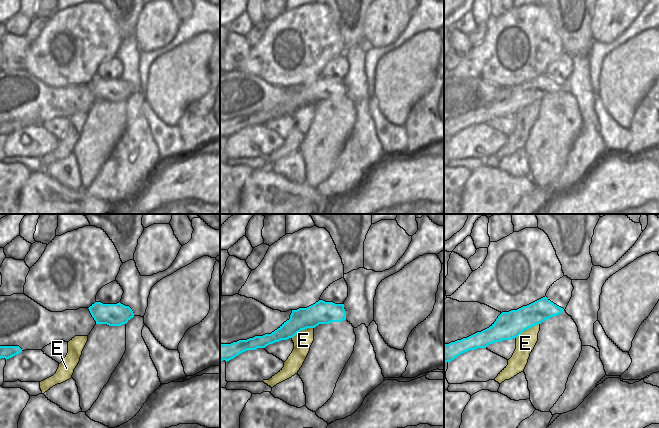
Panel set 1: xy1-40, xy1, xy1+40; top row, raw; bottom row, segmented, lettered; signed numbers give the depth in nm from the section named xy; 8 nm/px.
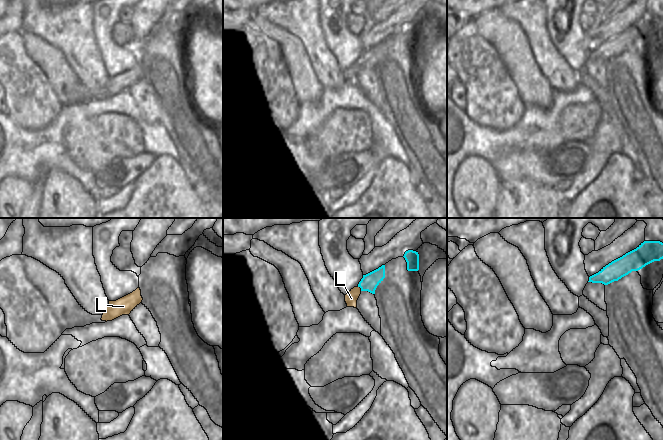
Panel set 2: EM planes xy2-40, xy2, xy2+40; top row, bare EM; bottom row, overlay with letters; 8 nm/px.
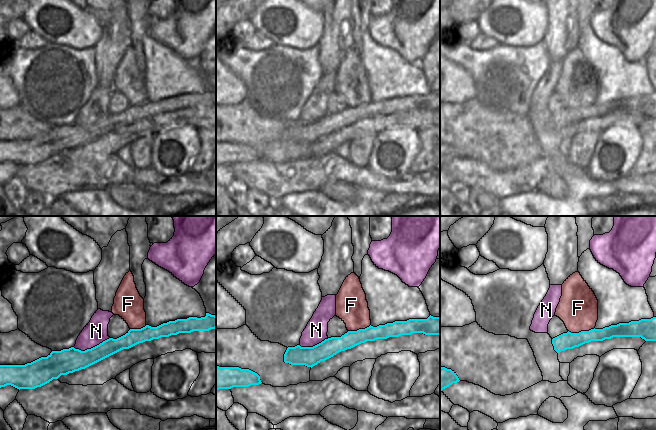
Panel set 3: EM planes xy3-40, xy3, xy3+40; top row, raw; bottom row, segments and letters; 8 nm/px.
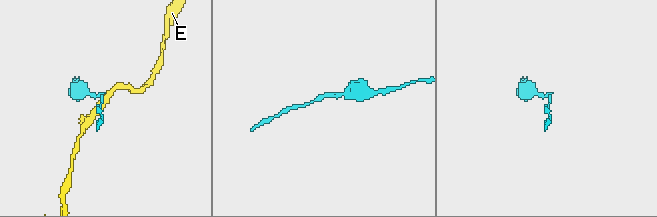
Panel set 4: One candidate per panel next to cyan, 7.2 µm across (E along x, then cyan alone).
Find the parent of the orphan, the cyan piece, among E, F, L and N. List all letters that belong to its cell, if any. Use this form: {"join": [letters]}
{"join": ["L"]}

